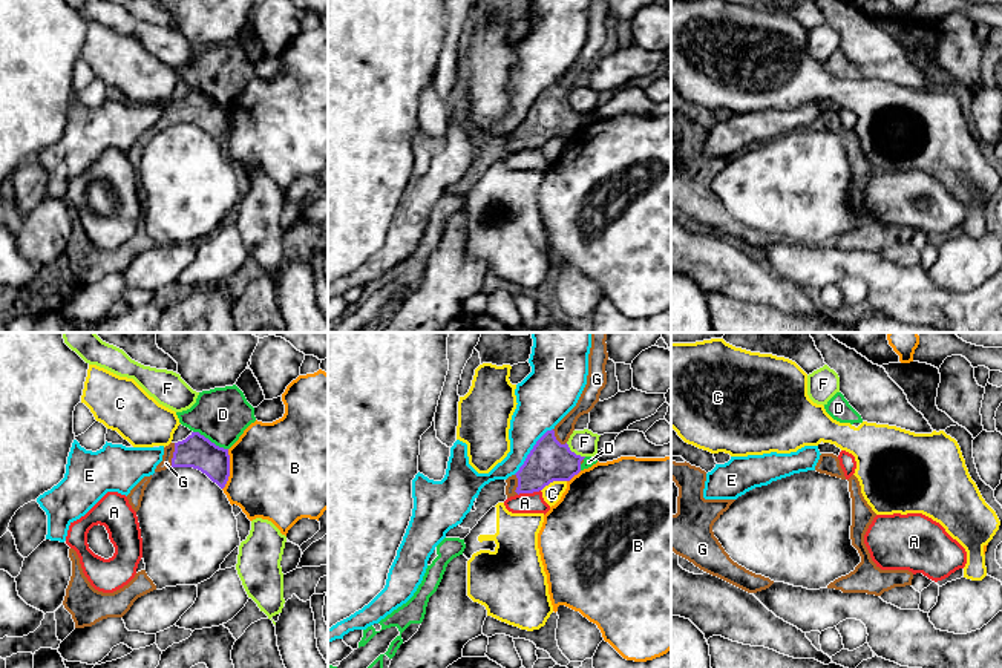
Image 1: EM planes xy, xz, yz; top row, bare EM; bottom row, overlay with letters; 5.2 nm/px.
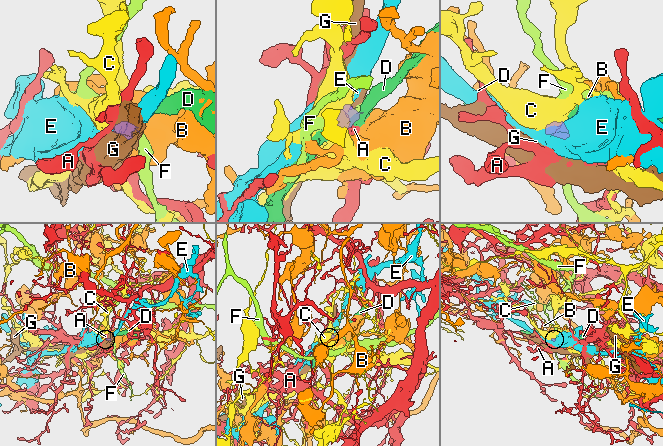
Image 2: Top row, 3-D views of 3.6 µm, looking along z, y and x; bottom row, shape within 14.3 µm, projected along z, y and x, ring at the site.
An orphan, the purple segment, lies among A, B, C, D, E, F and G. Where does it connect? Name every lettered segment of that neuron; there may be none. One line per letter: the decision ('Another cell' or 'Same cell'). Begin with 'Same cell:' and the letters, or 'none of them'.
Same cell: G
A: Another cell
B: Another cell
C: Another cell
D: Another cell
E: Another cell
F: Another cell
G: Same cell

